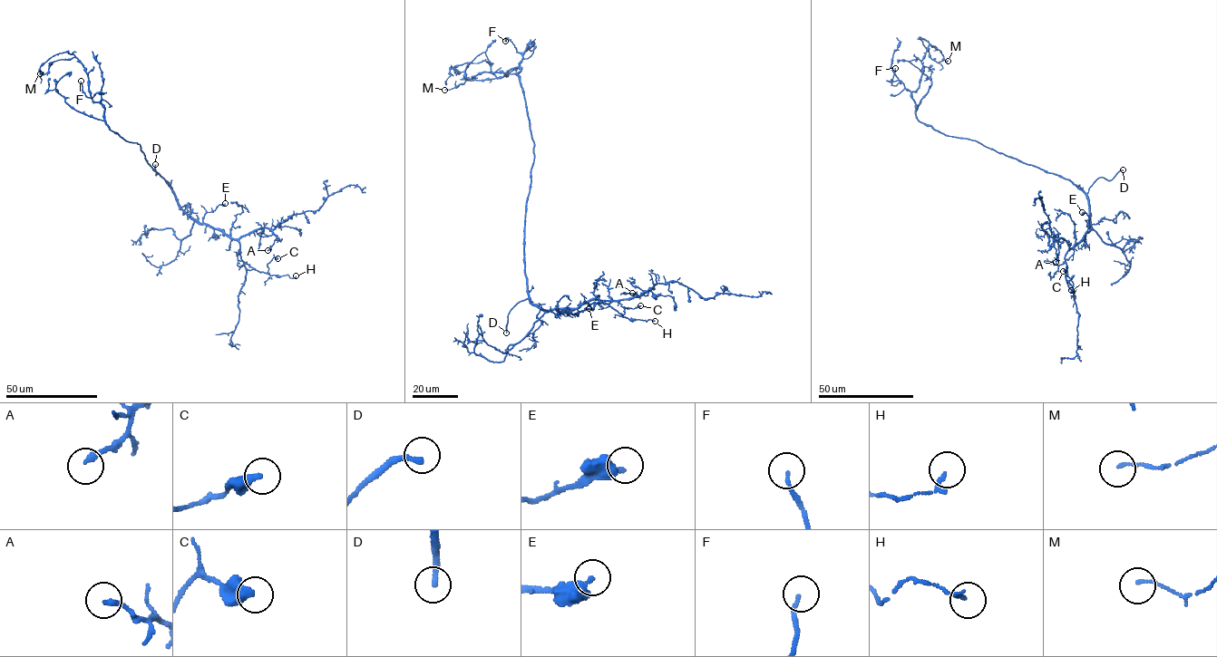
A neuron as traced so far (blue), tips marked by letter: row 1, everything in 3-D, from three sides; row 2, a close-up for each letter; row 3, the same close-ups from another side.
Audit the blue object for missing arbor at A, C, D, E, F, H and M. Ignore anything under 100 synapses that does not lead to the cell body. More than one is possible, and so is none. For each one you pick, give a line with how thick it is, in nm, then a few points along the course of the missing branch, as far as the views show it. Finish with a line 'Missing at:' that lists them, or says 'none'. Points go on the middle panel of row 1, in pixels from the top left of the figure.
D: 240 nm thick; missing branch runs (506, 333), (496, 359), (500, 362), (511, 361), (510, 359), (511, 362), (503, 363), (502, 356)
Missing at: D

